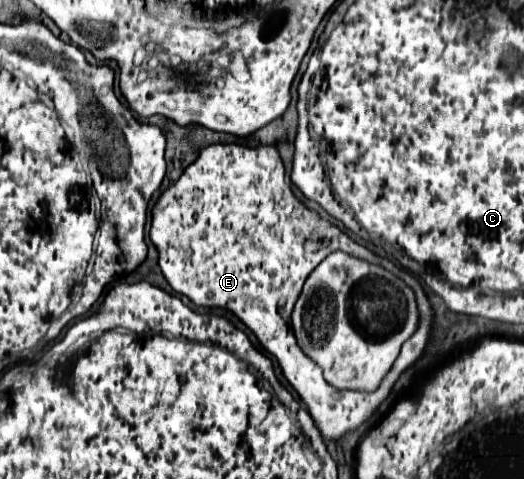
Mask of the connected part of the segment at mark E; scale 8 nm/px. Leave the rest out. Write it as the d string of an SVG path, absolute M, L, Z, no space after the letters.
M214 144L208 146L200 152L200 156L184 170L184 174L180 176L180 180L176 184L172 184L162 196L160 202L154 206L152 210L152 230L150 230L150 240L156 244L158 248L158 264L160 270L164 274L164 278L170 282L170 286L178 292L188 296L196 306L208 306L208 308L226 308L230 312L234 312L260 340L260 344L278 358L278 364L282 368L282 374L286 376L286 380L294 386L294 390L300 394L302 402L308 404L308 410L312 414L312 418L316 420L324 440L336 440L340 438L344 432L358 428L376 408L378 404L388 396L388 392L392 390L394 382L398 380L398 376L412 366L418 356L422 354L428 334L430 334L430 326L432 326L432 310L428 304L424 304L424 314L420 318L420 324L424 330L416 330L412 338L408 338L402 346L402 352L398 356L398 360L394 362L392 370L384 376L384 380L380 382L380 386L374 392L354 392L354 390L340 390L334 388L332 384L328 384L324 380L322 368L310 360L310 356L306 356L298 342L296 336L292 332L292 324L290 324L290 314L292 314L292 304L296 302L304 280L308 278L308 274L330 254L336 250L348 252L352 256L360 256L368 262L376 262L382 264L386 270L398 274L408 286L412 286L412 290L416 292L418 300L426 300L422 286L406 272L402 272L400 268L396 268L392 262L388 260L380 260L376 258L372 252L368 252L366 248L354 244L354 240L348 238L346 232L342 232L338 226L332 226L326 220L320 220L316 212L308 210L290 190L290 186L284 182L284 164L276 152L276 148L272 146L258 146L258 148L248 148L248 146L240 146L240 144Z

